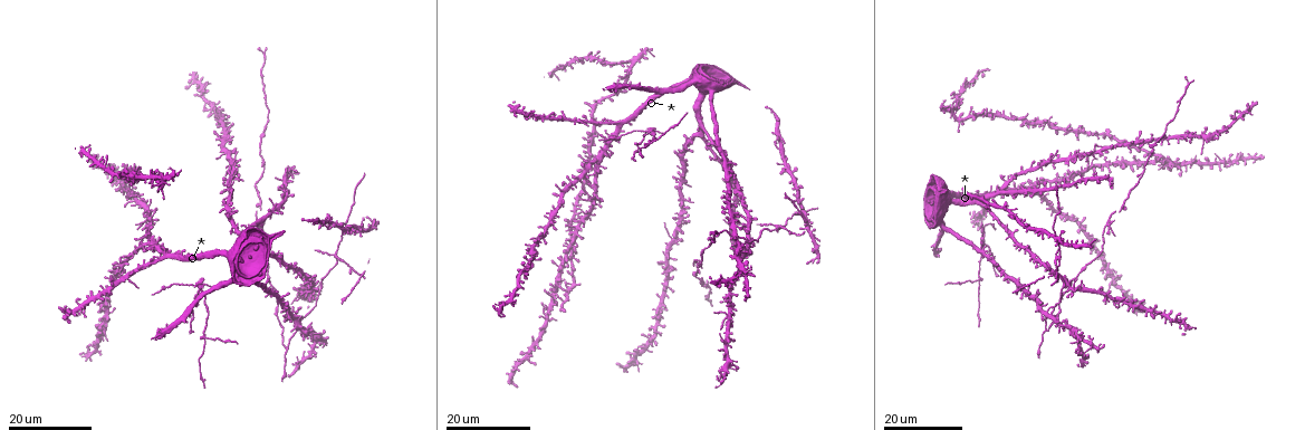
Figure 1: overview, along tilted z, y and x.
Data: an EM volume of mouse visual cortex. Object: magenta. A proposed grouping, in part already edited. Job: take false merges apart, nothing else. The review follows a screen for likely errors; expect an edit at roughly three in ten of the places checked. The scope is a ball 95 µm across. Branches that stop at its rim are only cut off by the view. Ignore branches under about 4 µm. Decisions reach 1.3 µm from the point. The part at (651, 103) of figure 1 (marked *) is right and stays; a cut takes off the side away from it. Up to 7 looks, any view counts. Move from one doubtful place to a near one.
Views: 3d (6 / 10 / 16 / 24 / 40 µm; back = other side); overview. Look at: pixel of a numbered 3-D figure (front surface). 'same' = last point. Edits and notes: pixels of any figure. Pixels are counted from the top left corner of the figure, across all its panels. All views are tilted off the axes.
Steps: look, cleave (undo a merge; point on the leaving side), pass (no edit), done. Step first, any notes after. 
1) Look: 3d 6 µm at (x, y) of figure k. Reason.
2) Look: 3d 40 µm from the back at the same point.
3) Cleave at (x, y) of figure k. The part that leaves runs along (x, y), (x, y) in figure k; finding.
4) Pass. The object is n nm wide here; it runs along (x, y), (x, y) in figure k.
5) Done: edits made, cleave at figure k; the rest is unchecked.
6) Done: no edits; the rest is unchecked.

Look: 3d 24 µm at (981, 279) of figure 1. Looks like a crossing.

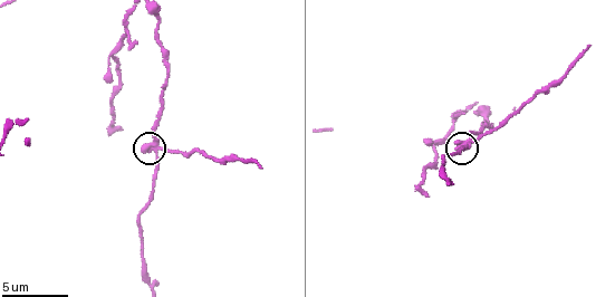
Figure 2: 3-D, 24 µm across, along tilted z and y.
Look: 3d 6 µm at (158, 147) of figure 2. Closer look.

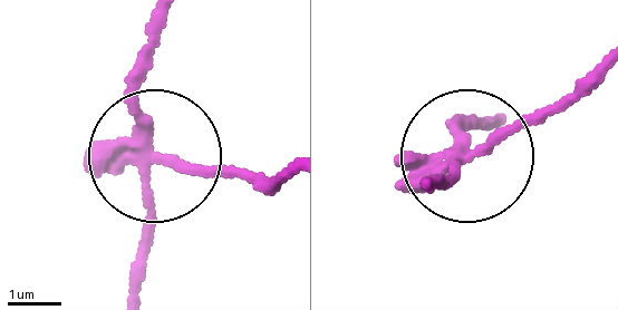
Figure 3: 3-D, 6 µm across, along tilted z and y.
Look: 3d 6 µm from the back at (148, 153) of figure 3. Other side.

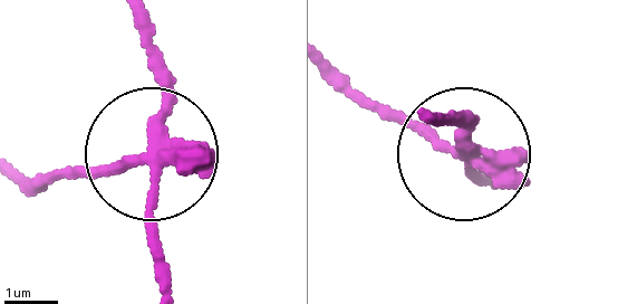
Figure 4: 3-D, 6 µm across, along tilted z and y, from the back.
Cleave at (100, 173) of figure 4. The side arm is 13 µm long; the part that leaves runs along (153, 157), (23, 174) in figure 4; two neurons meet here.

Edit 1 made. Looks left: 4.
Look: 3d 24 µm at (733, 233) of figure 1. Side arm on a straight run.

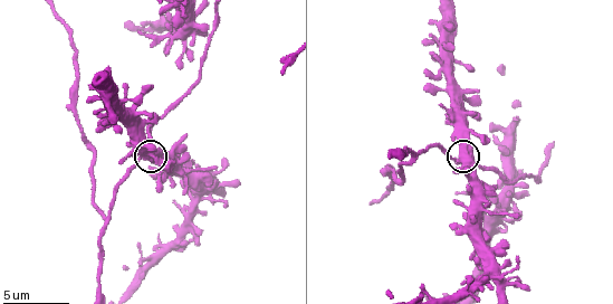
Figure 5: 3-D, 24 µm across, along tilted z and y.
Look: 3d 10 µm at (455, 162) of figure 5.

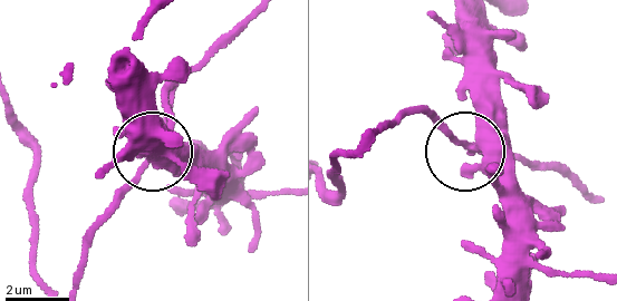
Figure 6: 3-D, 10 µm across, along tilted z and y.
Pass. 3 arms meet here; continuous, no second neuron.

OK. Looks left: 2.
Look: 3d 10 µm at (413, 158) of figure 5. Arms part here.

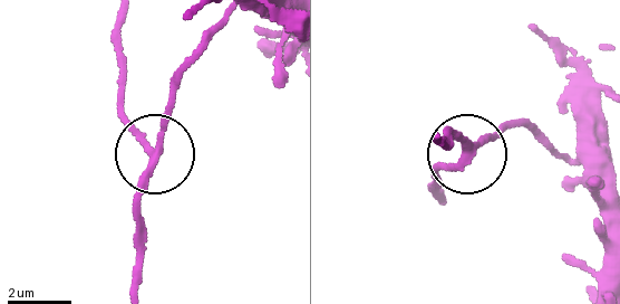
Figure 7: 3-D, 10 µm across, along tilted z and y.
Look: 3d 10 µm from the back at (466, 153) of figure 7. From behind.

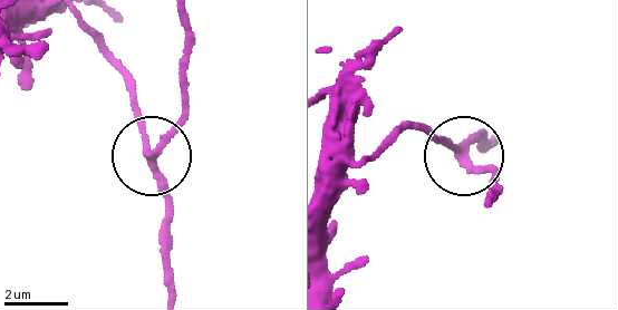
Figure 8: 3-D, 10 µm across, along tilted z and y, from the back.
Pass. 3 arms meet here; it runs along (76, 19), (127, 87), (170, 224) in figure 8; one neuron here.

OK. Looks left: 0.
Done: edits made, cleave at figure 4; the rest is unchecked.

